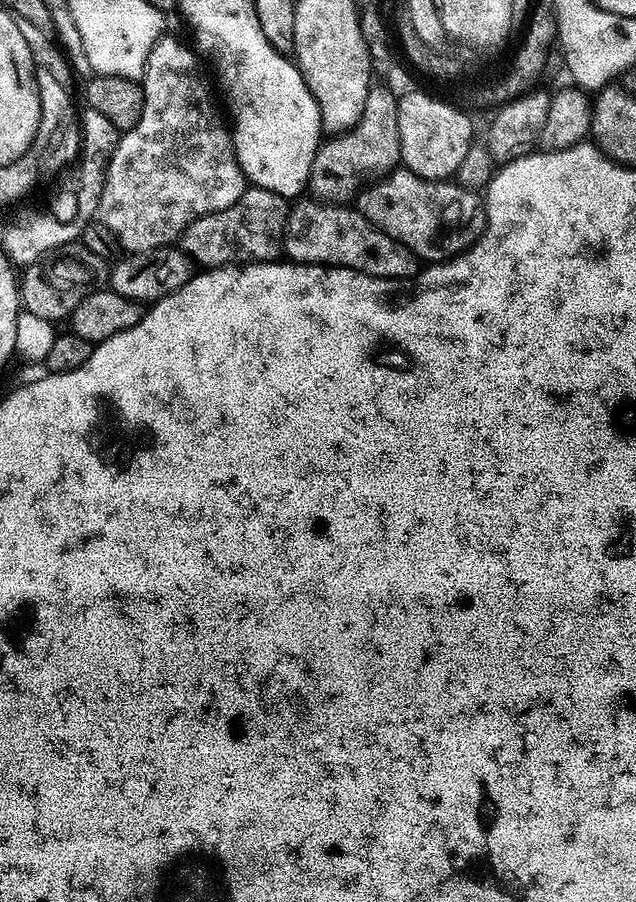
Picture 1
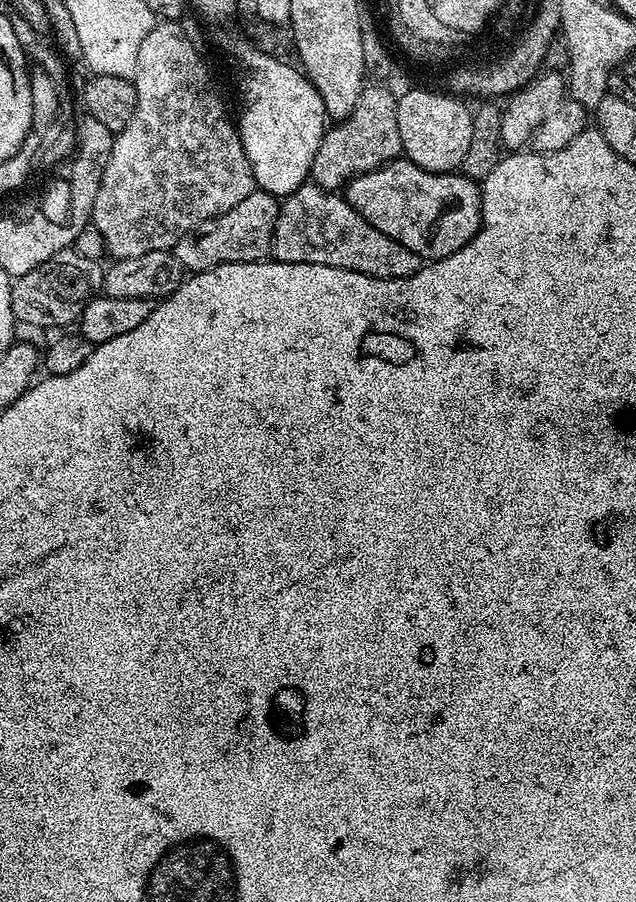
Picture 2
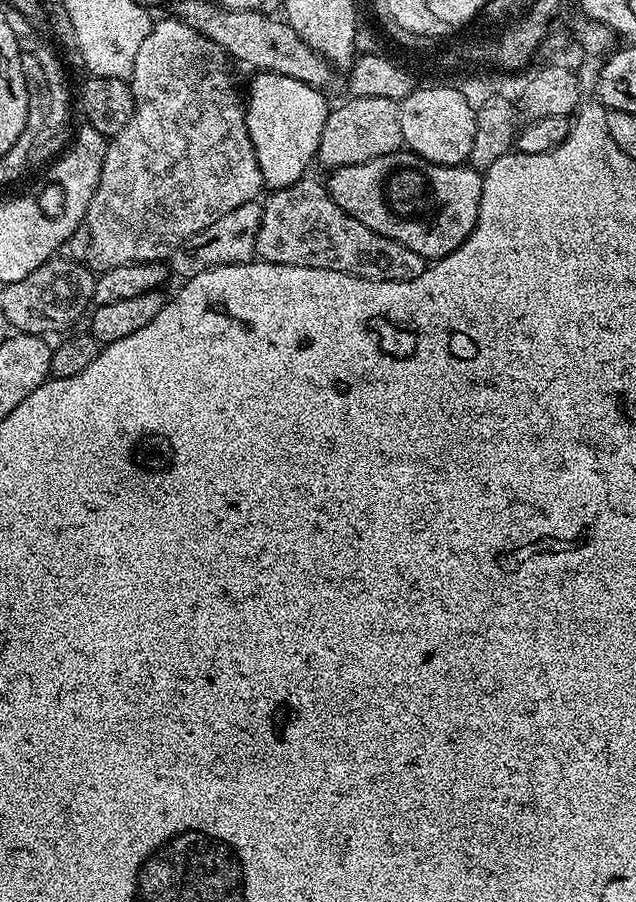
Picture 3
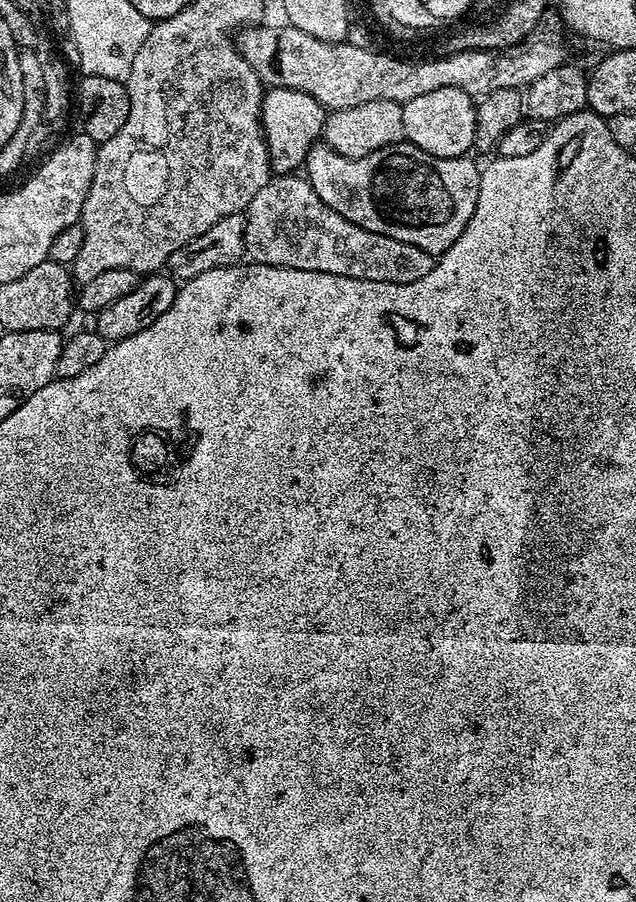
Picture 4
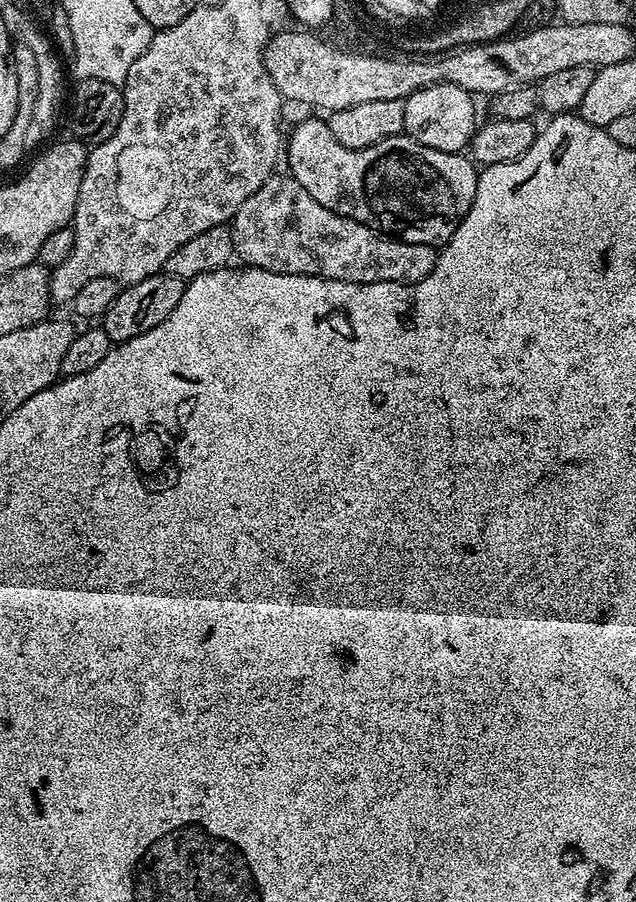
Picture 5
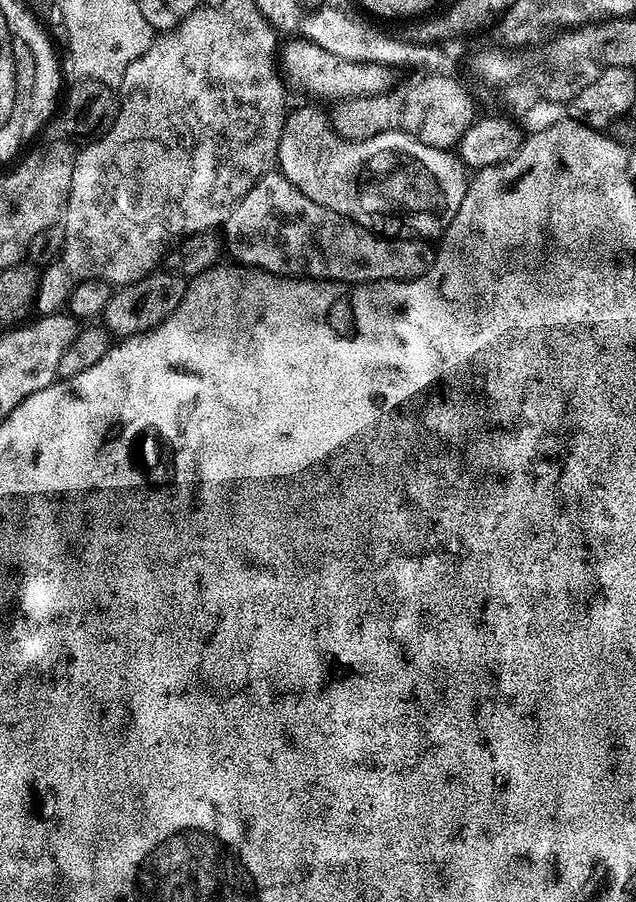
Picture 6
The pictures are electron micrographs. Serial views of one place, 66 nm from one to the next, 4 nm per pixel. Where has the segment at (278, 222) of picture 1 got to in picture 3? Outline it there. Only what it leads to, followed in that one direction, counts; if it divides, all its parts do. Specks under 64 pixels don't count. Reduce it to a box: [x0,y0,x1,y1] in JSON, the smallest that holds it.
[170,200,263,278]

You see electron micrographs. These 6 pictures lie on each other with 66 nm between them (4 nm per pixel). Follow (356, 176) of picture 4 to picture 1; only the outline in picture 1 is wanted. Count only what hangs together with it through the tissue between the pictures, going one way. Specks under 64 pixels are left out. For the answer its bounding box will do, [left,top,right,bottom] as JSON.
[358,166,486,262]

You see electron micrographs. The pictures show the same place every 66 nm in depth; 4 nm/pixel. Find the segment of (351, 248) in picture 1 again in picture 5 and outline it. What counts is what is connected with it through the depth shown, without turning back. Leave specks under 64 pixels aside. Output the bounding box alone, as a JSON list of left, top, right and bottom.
[232,174,437,284]

